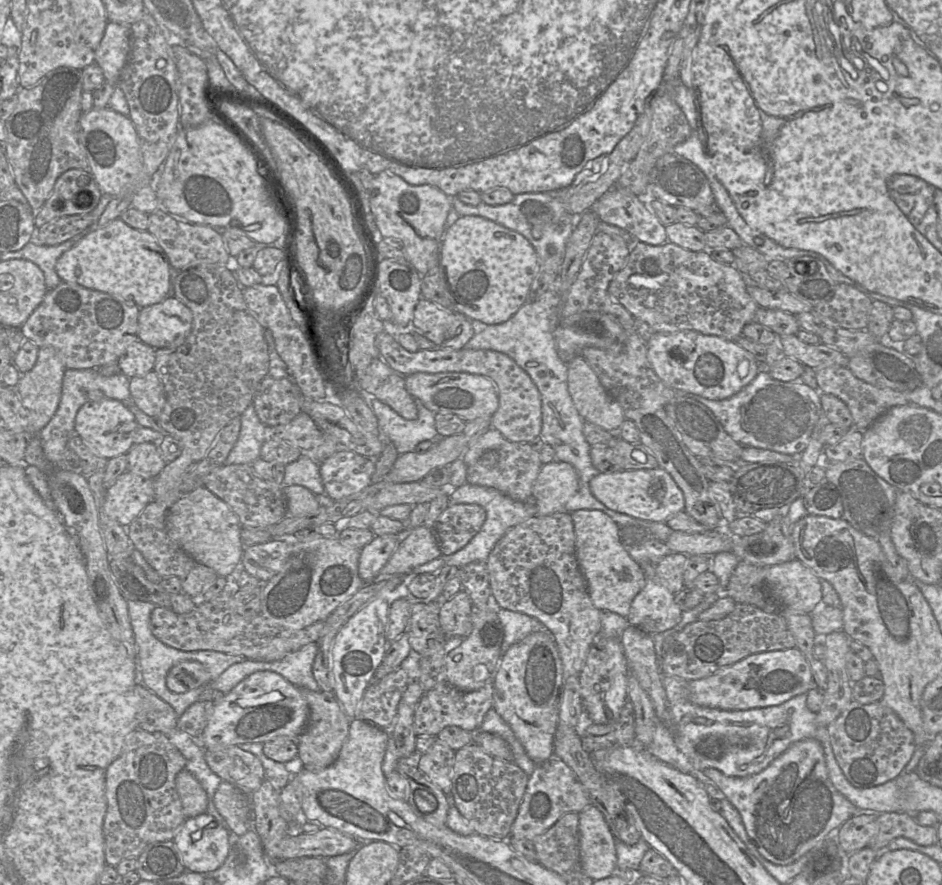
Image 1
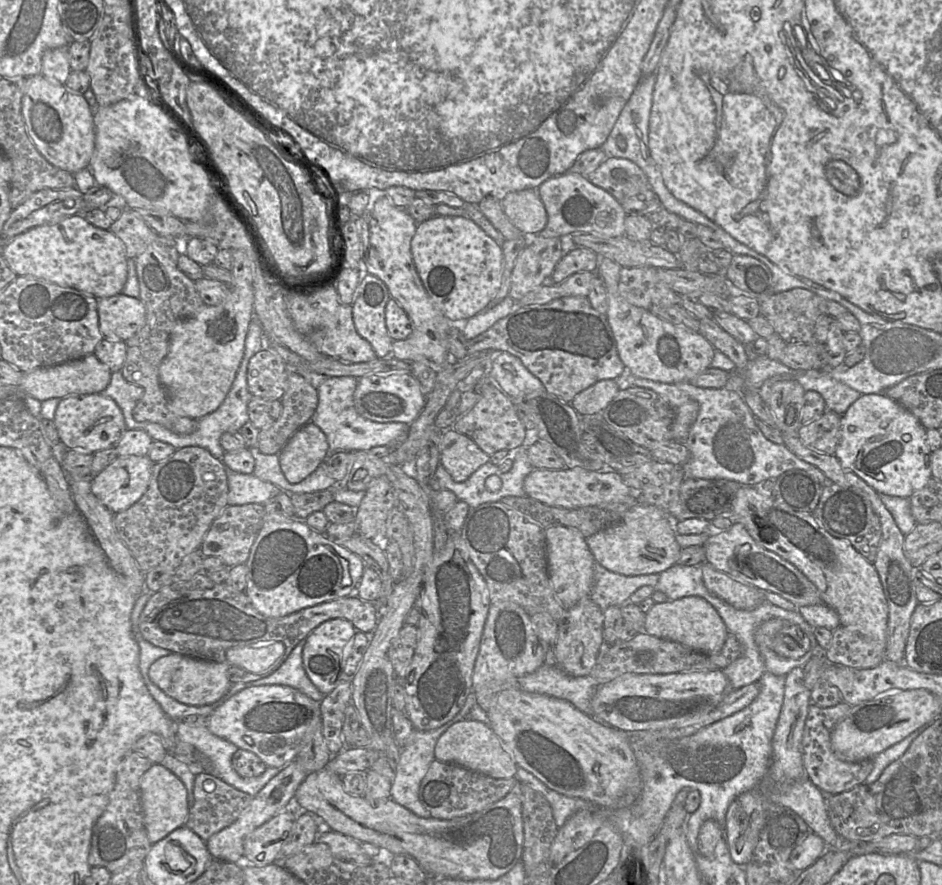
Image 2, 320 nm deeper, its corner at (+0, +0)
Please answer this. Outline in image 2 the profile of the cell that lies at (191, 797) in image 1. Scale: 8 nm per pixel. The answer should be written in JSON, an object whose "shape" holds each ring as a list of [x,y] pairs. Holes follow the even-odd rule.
{"shape":[[[160,763],[152,764],[141,776],[140,800],[143,822],[151,844],[160,841],[175,829],[185,825],[189,812],[187,789],[176,775]]]}

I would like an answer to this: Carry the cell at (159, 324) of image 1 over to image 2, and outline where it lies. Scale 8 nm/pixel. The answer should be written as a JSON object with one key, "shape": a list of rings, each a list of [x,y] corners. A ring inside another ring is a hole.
{"shape":[[[117,294],[97,298],[99,330],[103,339],[126,341],[145,324],[146,310],[136,297]]]}

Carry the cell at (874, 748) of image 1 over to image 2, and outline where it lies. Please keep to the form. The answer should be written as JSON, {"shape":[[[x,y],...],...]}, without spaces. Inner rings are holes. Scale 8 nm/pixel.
{"shape":[[[841,702],[832,707],[809,706],[802,738],[803,766],[808,778],[818,789],[828,794],[839,794],[863,784],[873,769],[872,759],[859,762],[841,760],[833,751],[831,733],[834,727],[849,713],[851,705]]]}

